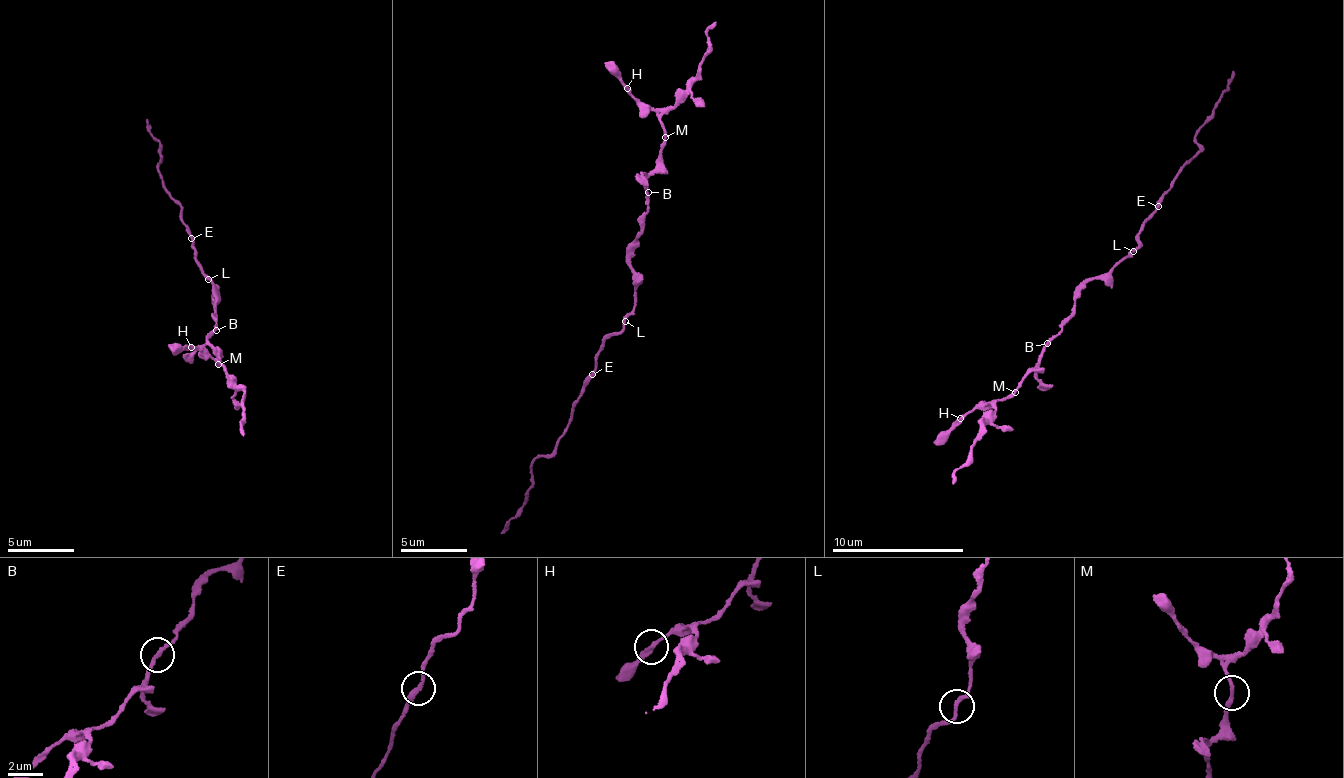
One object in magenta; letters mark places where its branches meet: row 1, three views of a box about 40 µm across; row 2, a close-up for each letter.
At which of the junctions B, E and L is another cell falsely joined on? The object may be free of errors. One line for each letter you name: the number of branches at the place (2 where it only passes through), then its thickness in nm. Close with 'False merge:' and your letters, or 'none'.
False merge: none

